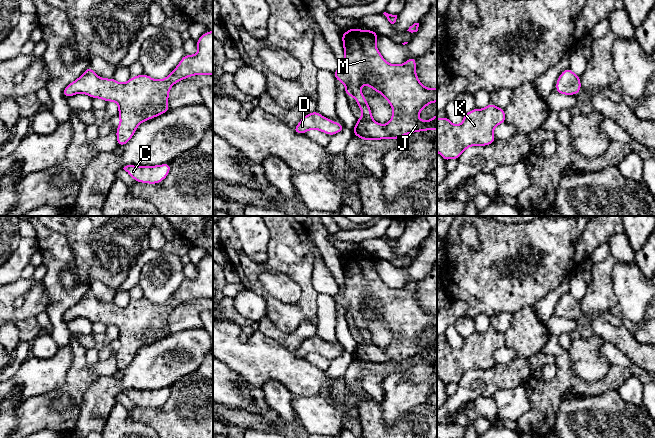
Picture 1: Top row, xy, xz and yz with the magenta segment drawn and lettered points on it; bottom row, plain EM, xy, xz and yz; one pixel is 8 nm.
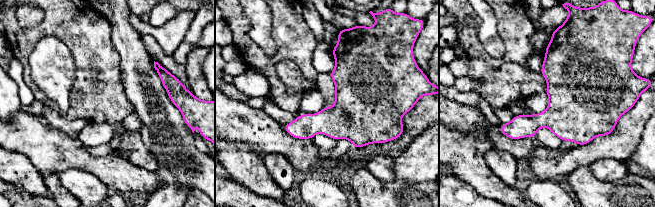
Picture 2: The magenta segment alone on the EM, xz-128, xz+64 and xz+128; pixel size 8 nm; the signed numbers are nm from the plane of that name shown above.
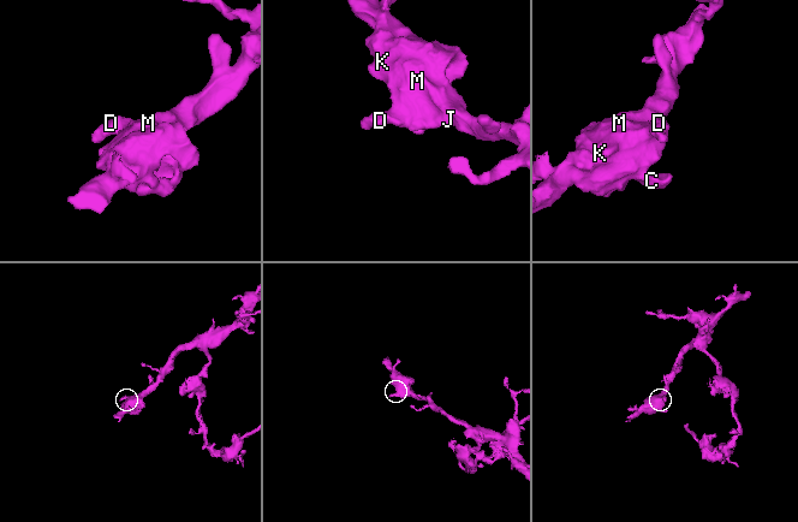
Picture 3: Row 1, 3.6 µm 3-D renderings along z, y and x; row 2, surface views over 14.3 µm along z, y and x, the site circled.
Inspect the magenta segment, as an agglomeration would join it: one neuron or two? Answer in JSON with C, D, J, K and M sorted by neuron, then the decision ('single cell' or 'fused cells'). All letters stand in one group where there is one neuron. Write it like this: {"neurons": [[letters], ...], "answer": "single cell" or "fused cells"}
{"neurons": [["C", "D", "J", "K", "M"]], "answer": "single cell"}

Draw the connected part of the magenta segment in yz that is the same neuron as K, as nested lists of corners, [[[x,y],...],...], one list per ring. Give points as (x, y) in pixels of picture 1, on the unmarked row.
[[[492,326],[484,333],[474,332],[467,338],[463,338],[463,346],[454,349],[447,340],[437,343],[437,376],[447,386],[453,382],[458,384],[461,378],[470,370],[488,370],[496,365],[493,353],[505,347],[505,333],[496,331]]]

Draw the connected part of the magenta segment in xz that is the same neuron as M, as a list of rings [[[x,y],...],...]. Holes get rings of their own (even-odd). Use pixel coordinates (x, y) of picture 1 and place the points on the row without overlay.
[[[350,251],[350,253],[343,257],[341,256],[343,273],[345,281],[338,293],[333,296],[335,304],[338,304],[346,311],[345,318],[347,322],[353,320],[362,336],[362,342],[357,342],[355,351],[352,353],[353,359],[363,363],[364,365],[382,364],[382,363],[399,363],[402,360],[420,355],[437,354],[437,338],[428,345],[420,344],[418,339],[427,329],[437,326],[437,312],[424,311],[416,299],[416,282],[409,281],[408,284],[400,289],[389,288],[379,276],[376,270],[376,264],[380,260],[373,254],[361,254]],[[365,308],[372,312],[372,315],[379,316],[390,328],[393,334],[393,339],[390,345],[386,348],[379,348],[372,342],[372,335],[367,327],[367,323],[360,315],[360,311]]]

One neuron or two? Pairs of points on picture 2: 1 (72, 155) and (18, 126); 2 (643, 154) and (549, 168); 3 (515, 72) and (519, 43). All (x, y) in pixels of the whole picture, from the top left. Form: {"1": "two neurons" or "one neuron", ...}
{"1": "one neuron", "2": "two neurons", "3": "two neurons"}

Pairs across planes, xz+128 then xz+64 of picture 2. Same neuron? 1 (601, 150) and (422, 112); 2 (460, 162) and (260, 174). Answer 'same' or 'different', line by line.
1: same
2: same

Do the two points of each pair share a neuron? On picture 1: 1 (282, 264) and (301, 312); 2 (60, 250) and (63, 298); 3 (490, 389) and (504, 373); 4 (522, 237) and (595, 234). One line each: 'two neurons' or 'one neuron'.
1: one neuron
2: one neuron
3: one neuron
4: two neurons

